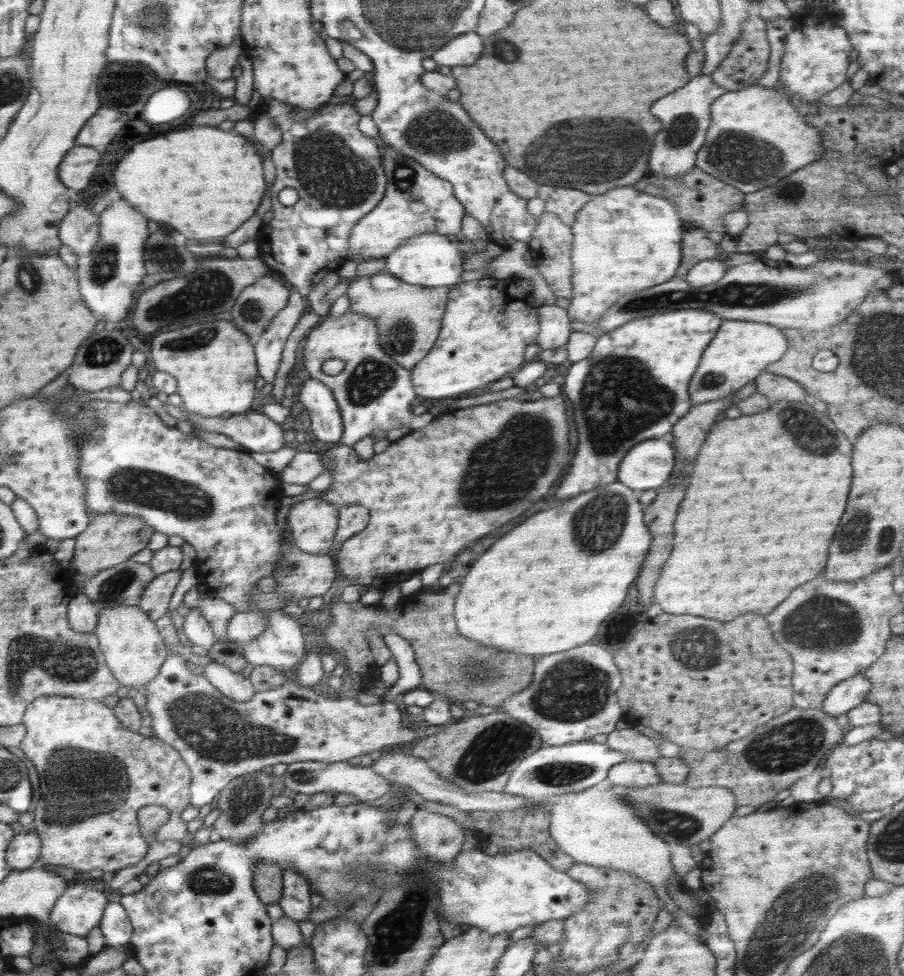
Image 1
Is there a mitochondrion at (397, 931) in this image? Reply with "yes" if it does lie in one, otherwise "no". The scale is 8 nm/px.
yes

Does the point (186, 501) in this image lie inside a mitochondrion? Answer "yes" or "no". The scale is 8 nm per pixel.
yes

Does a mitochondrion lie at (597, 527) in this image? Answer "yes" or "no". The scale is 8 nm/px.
yes

